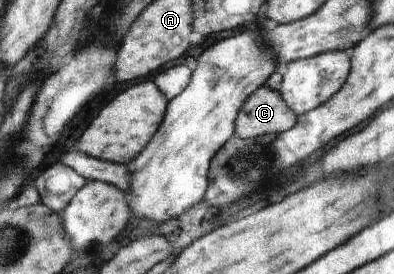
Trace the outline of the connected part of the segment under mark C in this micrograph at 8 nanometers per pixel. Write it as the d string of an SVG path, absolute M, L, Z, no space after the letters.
M267 85L259 87L238 112L235 134L242 139L282 134L295 126L298 116L279 92Z

